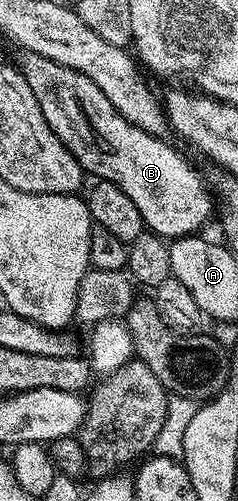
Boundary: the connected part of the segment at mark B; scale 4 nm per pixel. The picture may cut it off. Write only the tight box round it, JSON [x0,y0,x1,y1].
[17,52,211,240]

